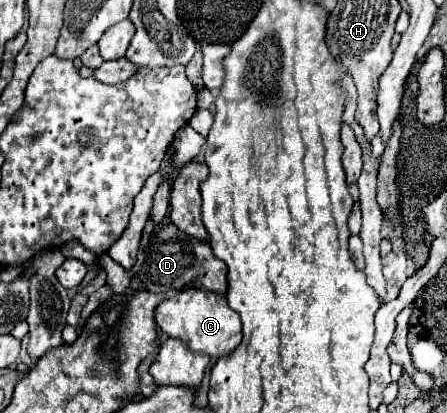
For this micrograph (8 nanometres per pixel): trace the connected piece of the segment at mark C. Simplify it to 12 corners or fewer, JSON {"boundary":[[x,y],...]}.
{"boundary":[[188,287],[154,321],[192,351],[220,359],[242,341],[224,295]]}

